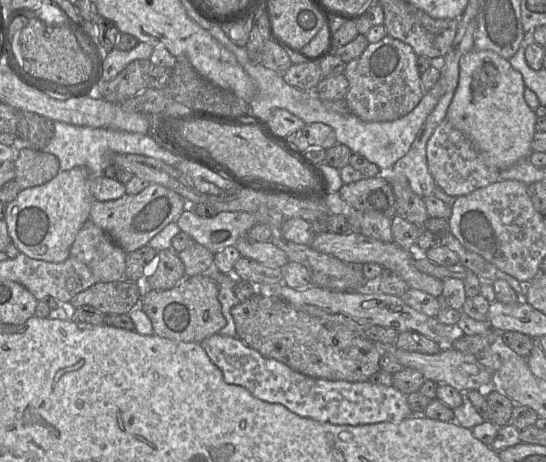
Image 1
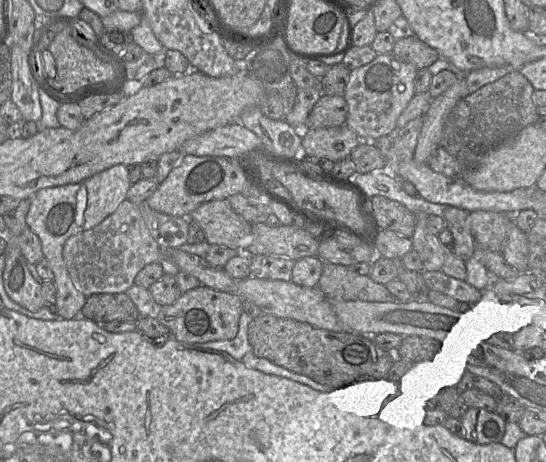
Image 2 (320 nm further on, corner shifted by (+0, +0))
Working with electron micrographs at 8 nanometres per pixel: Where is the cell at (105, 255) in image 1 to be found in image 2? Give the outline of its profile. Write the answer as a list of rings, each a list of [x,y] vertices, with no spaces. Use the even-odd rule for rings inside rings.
[[[126,199],[116,211],[92,229],[69,237],[63,246],[63,259],[75,287],[86,297],[99,293],[126,293],[137,274],[148,264],[159,262],[162,249],[151,236],[137,204]]]

